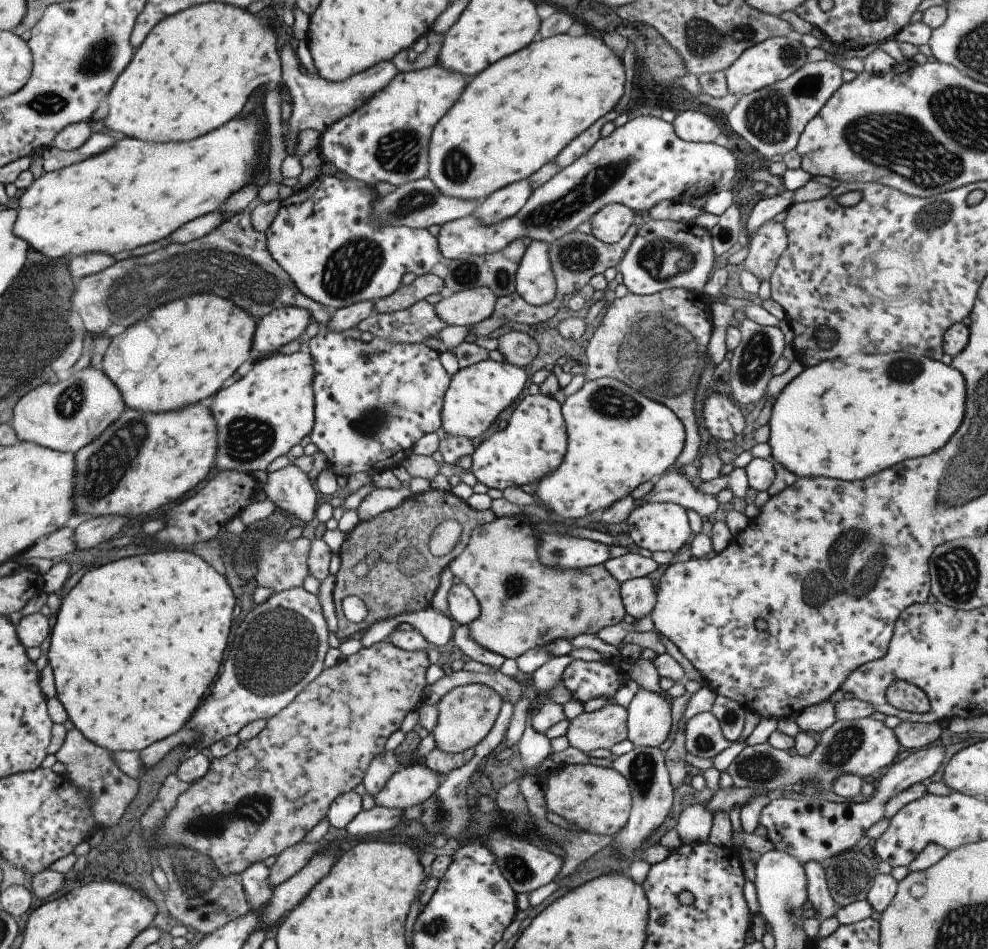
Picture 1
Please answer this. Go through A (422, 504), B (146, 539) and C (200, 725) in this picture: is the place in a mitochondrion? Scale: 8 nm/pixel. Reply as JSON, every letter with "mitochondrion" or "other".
{"A":"other","B":"mitochondrion","C":"other"}

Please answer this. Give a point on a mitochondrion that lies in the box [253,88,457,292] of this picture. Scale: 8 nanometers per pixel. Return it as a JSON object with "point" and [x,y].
{"point":[398,152]}

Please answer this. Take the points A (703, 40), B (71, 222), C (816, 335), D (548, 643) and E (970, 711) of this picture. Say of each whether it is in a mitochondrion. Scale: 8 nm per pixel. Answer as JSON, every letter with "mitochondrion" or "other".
{"A":"mitochondrion","B":"other","C":"other","D":"other","E":"other"}

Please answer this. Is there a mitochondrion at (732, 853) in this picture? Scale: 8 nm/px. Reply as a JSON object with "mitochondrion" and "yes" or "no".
{"mitochondrion":"no"}

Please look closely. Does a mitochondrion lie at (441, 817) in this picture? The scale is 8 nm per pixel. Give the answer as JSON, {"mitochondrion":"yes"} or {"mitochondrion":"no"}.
{"mitochondrion":"yes"}

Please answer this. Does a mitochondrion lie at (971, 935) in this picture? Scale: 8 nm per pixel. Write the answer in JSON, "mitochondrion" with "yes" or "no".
{"mitochondrion":"yes"}

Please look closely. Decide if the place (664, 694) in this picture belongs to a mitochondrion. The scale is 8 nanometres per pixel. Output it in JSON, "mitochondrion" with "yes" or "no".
{"mitochondrion":"no"}

